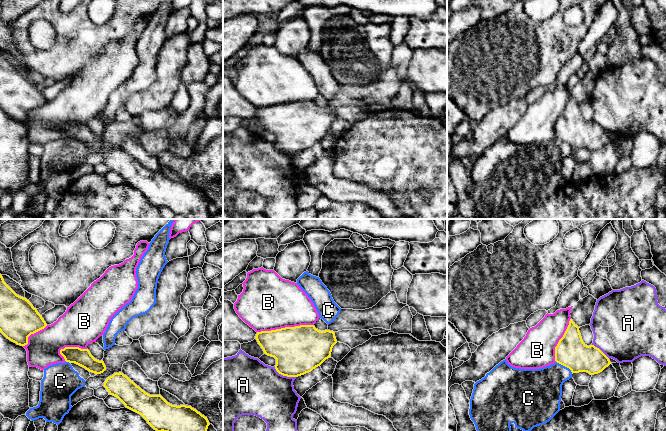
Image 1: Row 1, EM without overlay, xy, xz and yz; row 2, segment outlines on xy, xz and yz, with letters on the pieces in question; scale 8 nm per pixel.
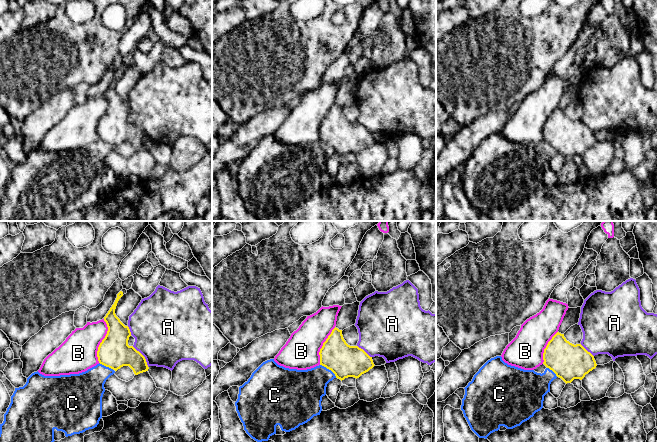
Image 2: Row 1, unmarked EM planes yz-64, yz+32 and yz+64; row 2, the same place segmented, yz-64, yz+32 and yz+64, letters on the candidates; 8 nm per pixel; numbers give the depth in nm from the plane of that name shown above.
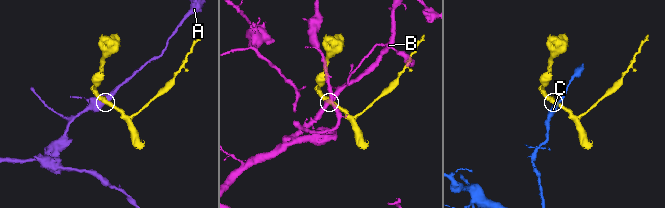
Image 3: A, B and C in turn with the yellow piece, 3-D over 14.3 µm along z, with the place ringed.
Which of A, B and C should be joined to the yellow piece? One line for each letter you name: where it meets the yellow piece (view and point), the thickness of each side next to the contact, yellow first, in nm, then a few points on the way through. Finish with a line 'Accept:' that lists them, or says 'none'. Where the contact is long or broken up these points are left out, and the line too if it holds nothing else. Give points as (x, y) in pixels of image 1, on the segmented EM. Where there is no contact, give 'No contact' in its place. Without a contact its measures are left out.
Accept: none

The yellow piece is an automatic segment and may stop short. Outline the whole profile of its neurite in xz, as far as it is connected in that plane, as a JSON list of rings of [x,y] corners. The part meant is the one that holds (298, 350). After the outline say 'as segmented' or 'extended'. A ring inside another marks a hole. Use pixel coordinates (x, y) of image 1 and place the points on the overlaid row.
[[[314,325],[261,331],[255,338],[264,354],[276,359],[276,371],[287,377],[298,377],[320,366],[337,343],[335,332],[320,331]]]; as segmented

